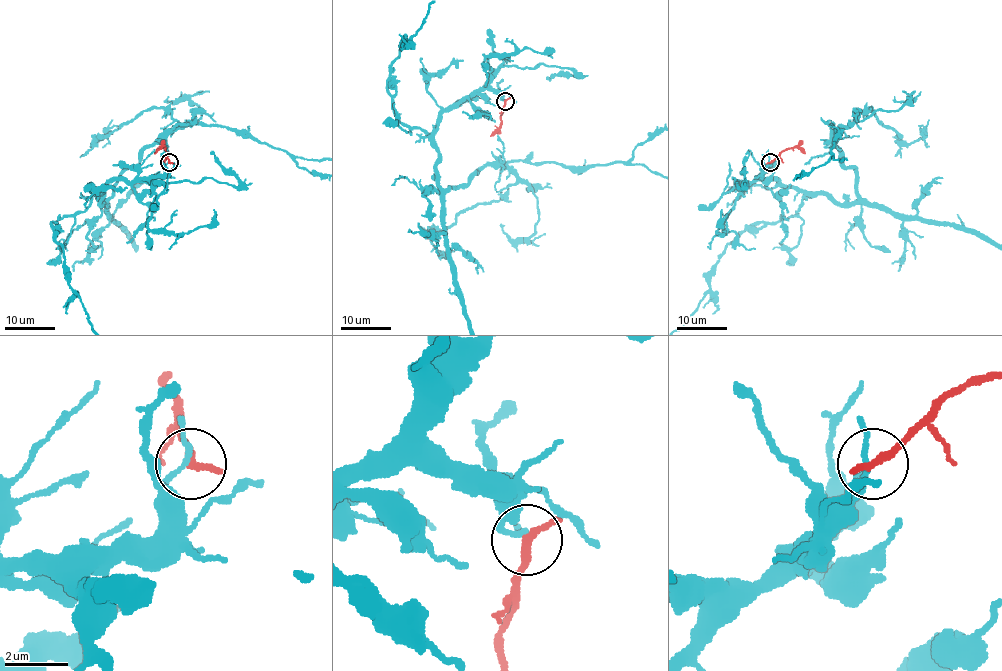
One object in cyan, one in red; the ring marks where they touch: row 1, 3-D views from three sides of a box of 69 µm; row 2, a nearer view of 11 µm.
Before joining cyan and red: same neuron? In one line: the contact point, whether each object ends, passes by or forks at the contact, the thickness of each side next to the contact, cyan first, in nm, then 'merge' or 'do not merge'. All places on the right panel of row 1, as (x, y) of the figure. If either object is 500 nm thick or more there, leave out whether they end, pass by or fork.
(770, 162) | cyan passes by | red passes by | 150/220 nm | do not merge

